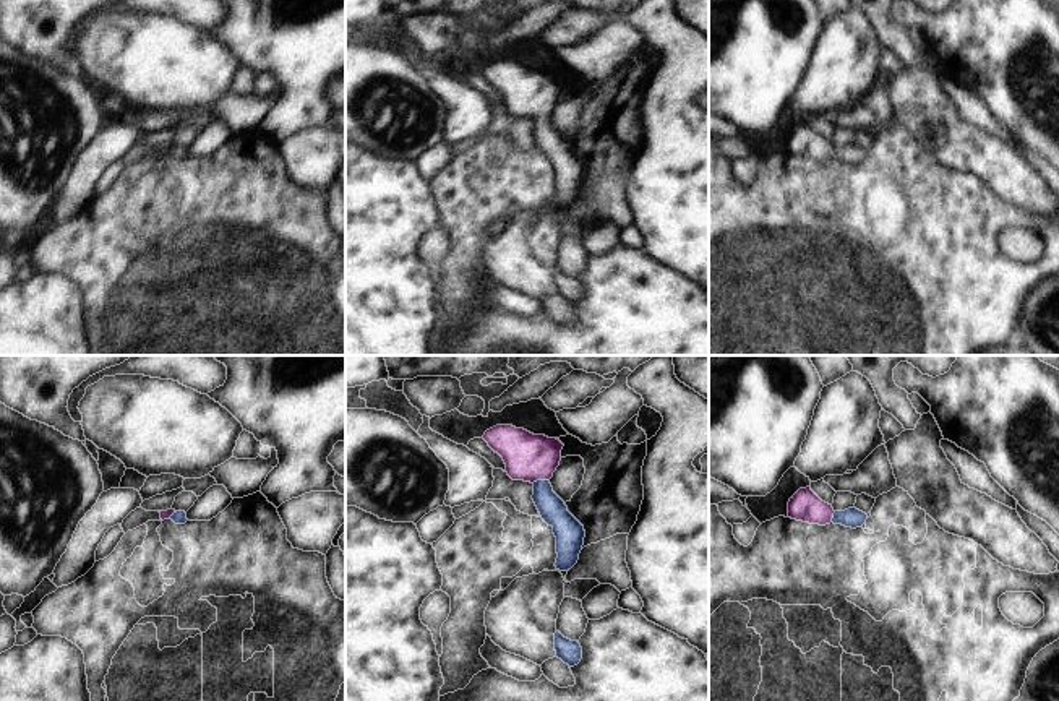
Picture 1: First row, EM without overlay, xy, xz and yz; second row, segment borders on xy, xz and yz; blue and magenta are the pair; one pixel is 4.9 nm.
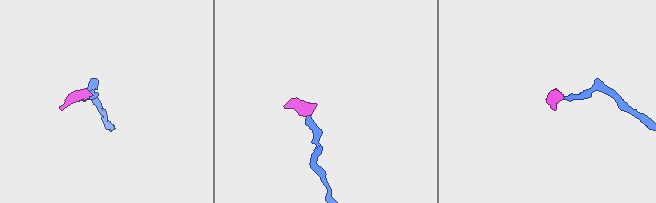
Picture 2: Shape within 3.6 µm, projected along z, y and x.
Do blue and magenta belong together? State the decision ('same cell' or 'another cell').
same cell

